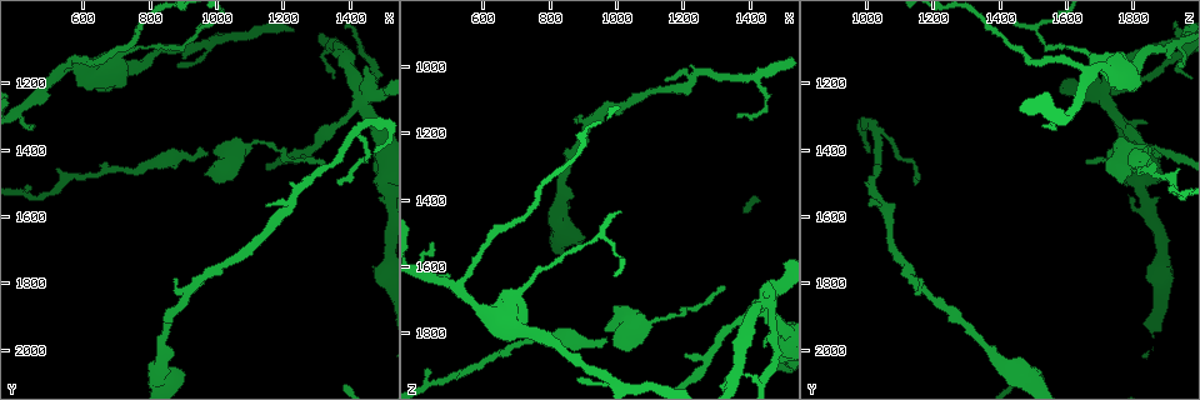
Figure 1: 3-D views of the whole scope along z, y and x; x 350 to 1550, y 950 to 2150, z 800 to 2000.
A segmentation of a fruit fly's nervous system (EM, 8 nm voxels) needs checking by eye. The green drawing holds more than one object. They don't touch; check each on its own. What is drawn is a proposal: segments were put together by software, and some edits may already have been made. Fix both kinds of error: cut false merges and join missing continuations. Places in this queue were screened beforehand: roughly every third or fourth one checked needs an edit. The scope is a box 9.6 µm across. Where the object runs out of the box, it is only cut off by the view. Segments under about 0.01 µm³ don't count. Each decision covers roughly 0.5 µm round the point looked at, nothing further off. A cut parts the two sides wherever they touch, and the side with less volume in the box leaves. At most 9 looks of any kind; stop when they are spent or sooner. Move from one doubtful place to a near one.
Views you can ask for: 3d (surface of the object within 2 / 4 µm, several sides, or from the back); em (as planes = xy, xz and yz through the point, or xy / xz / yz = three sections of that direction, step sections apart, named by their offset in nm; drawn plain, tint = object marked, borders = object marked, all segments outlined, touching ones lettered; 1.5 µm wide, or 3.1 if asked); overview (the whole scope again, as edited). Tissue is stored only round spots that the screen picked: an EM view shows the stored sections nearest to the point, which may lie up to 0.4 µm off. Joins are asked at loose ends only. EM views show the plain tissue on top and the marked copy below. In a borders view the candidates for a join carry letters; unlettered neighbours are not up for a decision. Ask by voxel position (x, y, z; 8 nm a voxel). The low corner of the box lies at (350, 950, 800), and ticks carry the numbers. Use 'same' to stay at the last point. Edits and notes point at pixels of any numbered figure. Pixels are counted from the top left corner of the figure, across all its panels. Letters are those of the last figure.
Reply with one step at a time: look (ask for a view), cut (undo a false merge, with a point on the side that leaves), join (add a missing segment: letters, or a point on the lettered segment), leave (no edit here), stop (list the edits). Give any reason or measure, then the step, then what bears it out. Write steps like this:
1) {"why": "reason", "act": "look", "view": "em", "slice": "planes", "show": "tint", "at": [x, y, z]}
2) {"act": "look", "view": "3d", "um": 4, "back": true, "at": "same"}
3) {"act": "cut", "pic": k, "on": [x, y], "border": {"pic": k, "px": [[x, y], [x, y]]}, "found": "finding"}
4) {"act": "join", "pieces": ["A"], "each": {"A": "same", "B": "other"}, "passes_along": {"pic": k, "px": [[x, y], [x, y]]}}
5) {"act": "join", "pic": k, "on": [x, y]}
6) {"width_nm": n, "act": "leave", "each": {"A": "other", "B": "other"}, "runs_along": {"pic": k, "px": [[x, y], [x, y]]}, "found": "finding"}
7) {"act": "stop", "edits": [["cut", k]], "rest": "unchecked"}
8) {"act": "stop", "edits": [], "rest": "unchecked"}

{"why": "tapers out", "act": "look", "view": "3d", "um": 2, "at": [1370, 1500, 1150]}

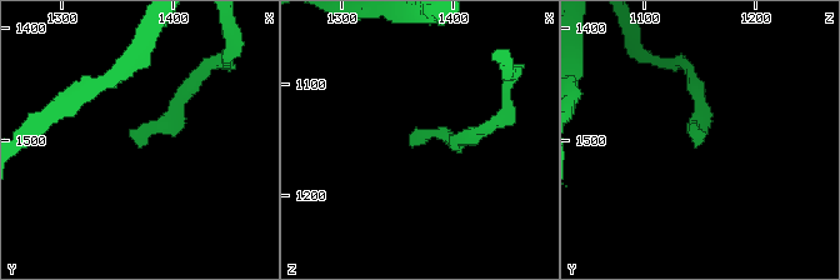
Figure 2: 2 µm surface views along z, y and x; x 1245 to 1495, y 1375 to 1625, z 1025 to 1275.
{"why": "need the tissue", "act": "look", "view": "em", "slice": "xz", "step": 4, "show": "borders", "at": [1360, 1494, 1158]}

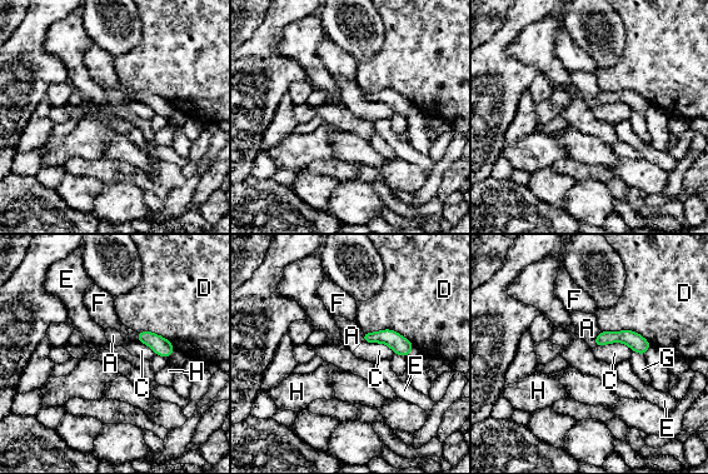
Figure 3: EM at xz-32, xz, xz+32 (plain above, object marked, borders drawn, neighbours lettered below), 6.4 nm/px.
{"act": "look", "view": "em", "slice": "planes", "show": "borders", "at": "same"}

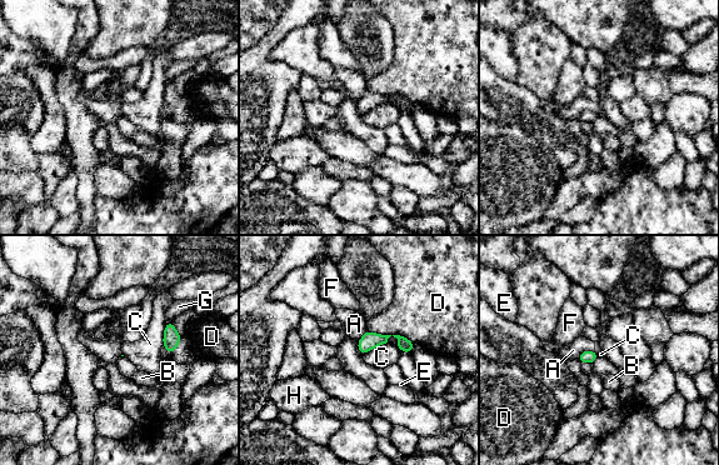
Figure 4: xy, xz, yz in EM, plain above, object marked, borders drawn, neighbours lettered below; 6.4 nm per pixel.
{"act": "leave", "each": {"A": "other", "B": "other", "C": "other", "D": "other", "E": "other", "F": "other", "G": "other", "H": "other"}, "border": {"pic": 4, "px": [[387, 341], [372, 348], [363, 355]]}, "found": "none of them fits"}

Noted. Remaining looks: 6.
{"why": "sharp bend", "act": "look", "view": "em", "slice": "xz", "step": 8, "show": "tint", "at": [1450, 1240, 1700]}

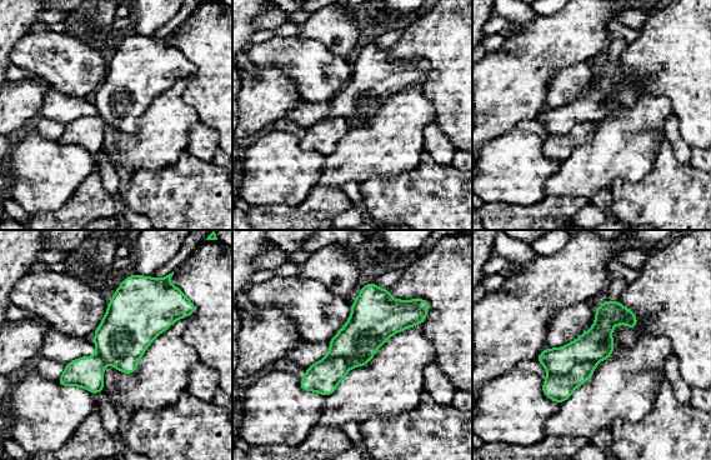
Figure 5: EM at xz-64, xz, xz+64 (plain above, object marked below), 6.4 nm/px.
{"why": "what lies round it", "act": "look", "view": "em", "slice": "xz", "step": 8, "show": "borders", "at": "same"}

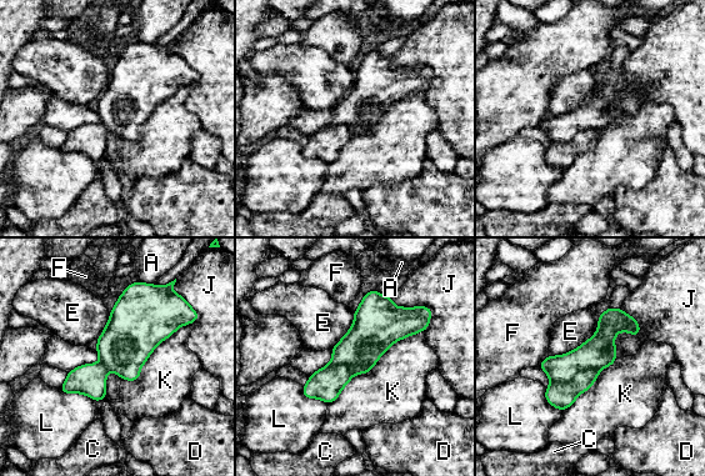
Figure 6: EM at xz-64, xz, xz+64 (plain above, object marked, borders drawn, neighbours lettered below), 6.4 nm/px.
{"act": "leave", "each": {"A": "other", "C": "other", "D": "other", "E": "other", "F": "other", "J": "other", "K": "other", "L": "other"}, "border": {"pic": 6, "px": [[423, 330], [396, 340], [329, 404]]}, "found": "one neuron here"}

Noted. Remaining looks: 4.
{"why": "sudden change in width", "act": "look", "view": "em", "slice": "yz", "step": 8, "show": "tint", "at": [730, 1110, 1650]}

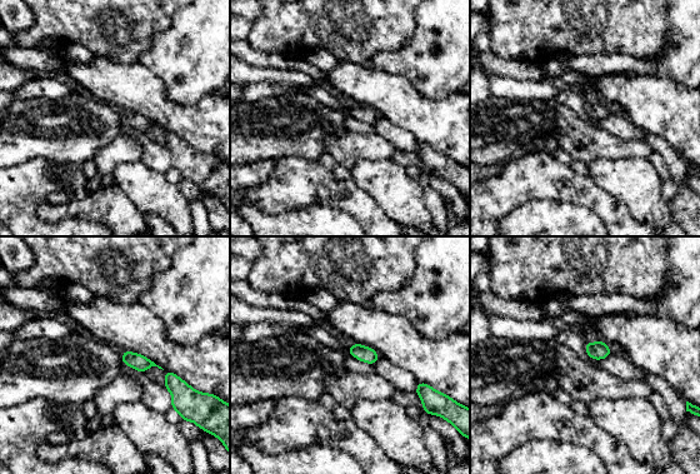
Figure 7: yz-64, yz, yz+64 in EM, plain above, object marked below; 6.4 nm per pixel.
{"act": "look", "view": "em", "slice": "planes", "show": "borders", "at": "same"}

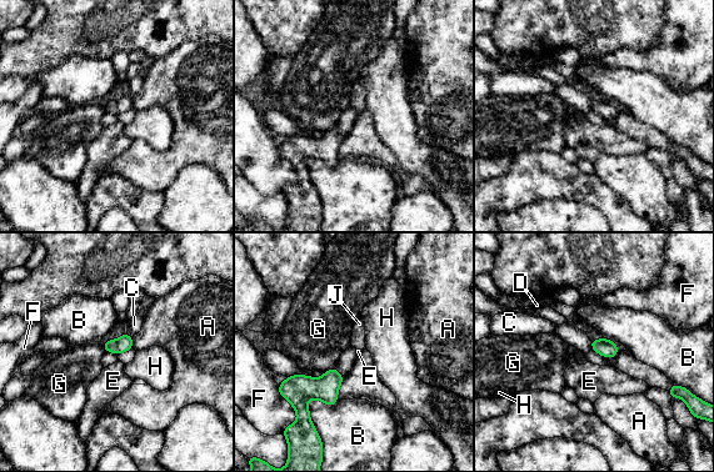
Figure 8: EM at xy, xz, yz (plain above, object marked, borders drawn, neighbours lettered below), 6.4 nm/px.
{"act": "leave", "each": {"A": "other", "B": "other", "C": "other", "D": "other", "E": "other", "F": "other", "G": "other", "H": "other", "J": "other"}, "border": {"pic": 8, "px": [[334, 367], [324, 372]]}, "found": "one neuron here"}

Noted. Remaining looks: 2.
{"why": "thin end", "act": "look", "view": "3d", "um": 2, "at": [880, 1150, 1940]}

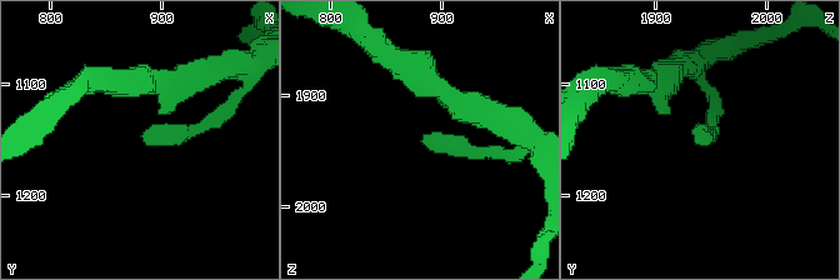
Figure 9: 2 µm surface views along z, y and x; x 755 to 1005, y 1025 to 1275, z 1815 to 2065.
{"act": "look", "view": "em", "slice": "planes", "show": "borders", "at": [882, 1152, 1944]}

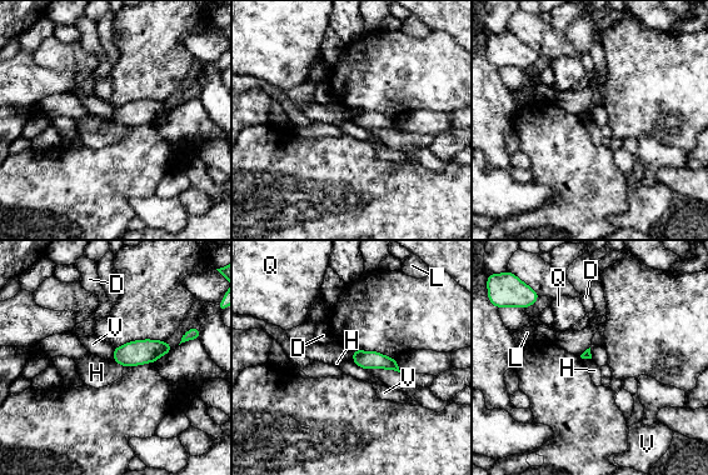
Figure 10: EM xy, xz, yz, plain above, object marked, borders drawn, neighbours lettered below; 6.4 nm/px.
{"longest_contact_nm": ["L", 130], "act": "leave", "each": {"D": "other", "H": "other", "L": "other", "Q": "other", "V": "other"}, "border": {"pic": 10, "px": [[352, 360], [367, 370]]}, "found": "no lettered segment goes on from it"}

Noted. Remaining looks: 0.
{"act": "stop", "edits": [], "rest": "unchecked"}

